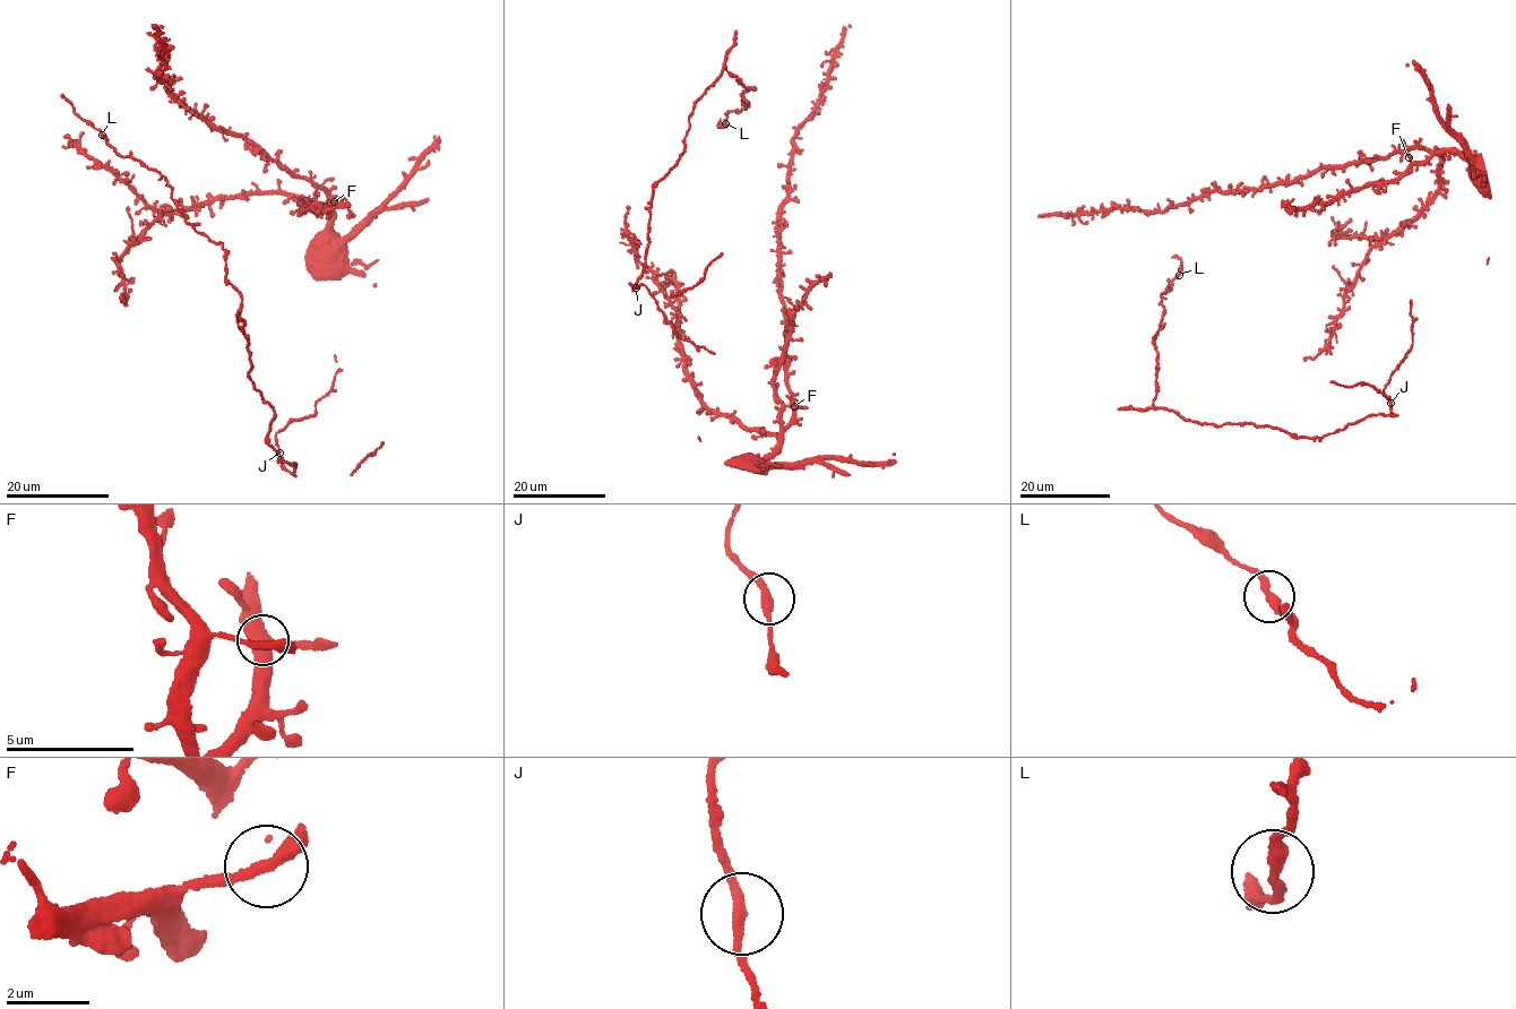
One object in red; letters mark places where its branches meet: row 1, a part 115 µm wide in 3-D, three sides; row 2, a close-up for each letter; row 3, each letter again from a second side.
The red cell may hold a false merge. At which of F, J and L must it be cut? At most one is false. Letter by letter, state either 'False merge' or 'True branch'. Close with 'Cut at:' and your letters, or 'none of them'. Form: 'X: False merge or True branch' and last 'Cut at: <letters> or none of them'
F: True branch
J: True branch
L: True branch
Cut at: none of them

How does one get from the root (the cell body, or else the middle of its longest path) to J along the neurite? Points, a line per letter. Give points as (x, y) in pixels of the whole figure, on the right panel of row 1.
J: (1181, 269), (1160, 295), (1154, 407), (1200, 424), (1251, 422), (1320, 438), (1369, 415), (1393, 415), (1390, 403)

